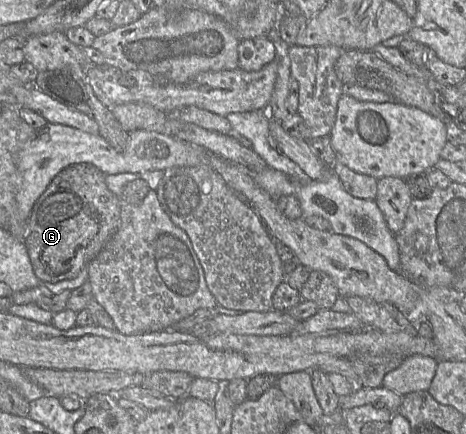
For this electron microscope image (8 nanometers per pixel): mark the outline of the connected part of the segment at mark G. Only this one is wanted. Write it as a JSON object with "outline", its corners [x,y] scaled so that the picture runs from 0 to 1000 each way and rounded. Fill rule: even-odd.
{"outline":[[[157,378],[129,394],[71,472],[49,555],[88,652],[155,643],[187,618],[249,537],[258,472],[225,422],[225,401],[202,380]]]}

